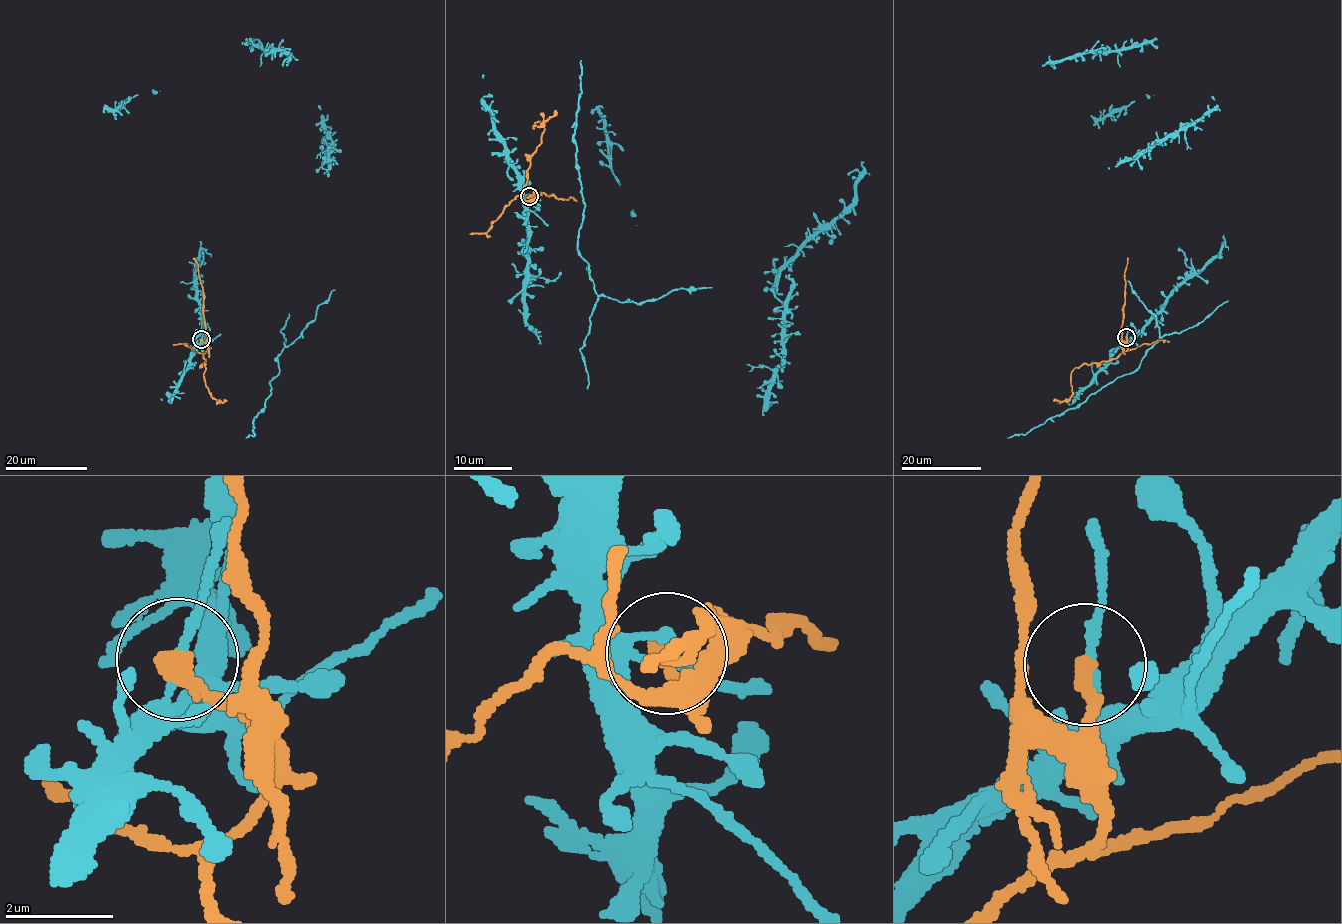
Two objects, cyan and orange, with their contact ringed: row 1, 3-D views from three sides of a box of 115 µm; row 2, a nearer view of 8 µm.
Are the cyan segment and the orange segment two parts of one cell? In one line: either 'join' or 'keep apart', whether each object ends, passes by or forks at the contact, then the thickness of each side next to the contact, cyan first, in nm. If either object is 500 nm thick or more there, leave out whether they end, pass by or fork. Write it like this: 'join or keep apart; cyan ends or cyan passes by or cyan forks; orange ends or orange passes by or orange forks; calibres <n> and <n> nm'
keep apart; cyan passes by; orange ends; calibres 130 and 320 nm

